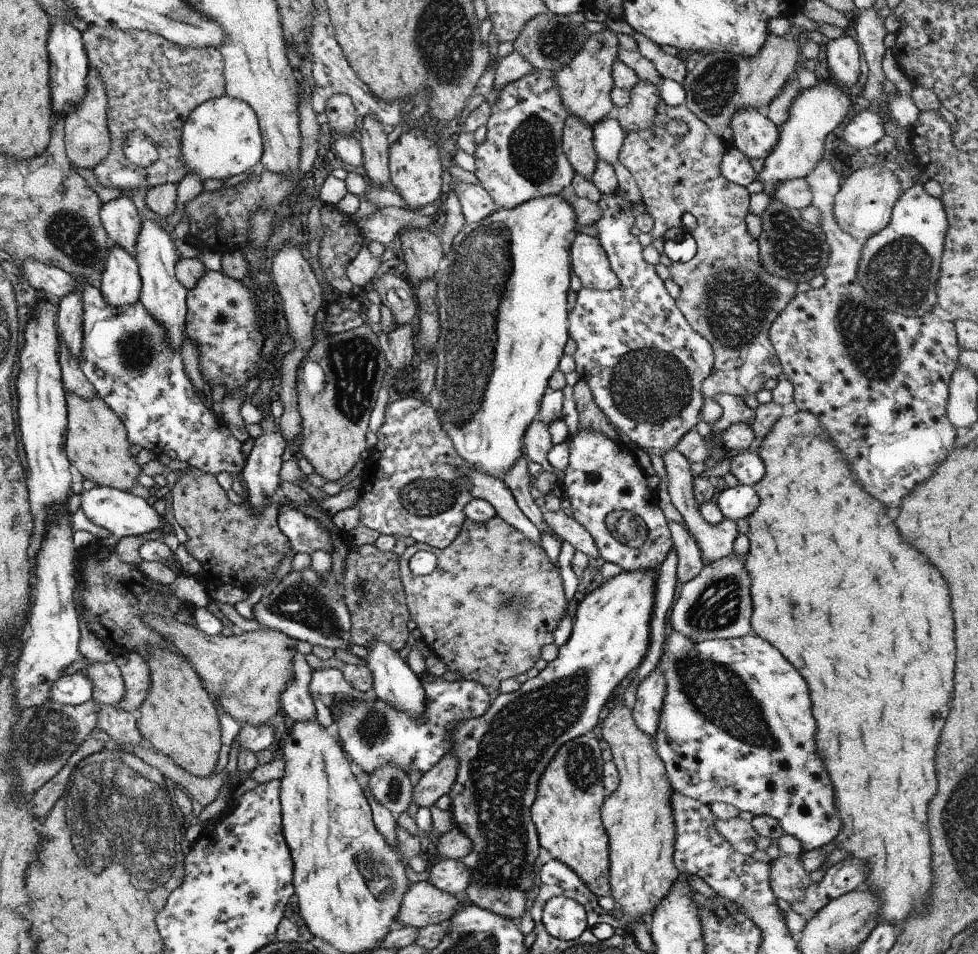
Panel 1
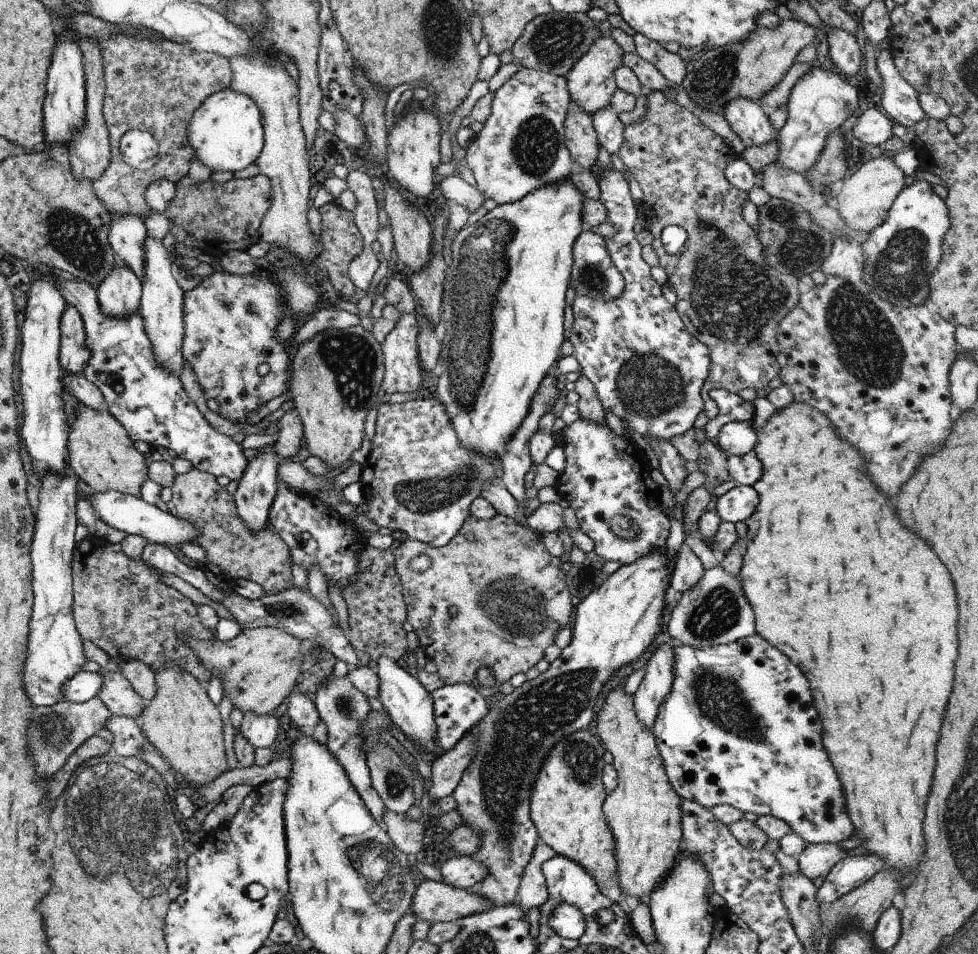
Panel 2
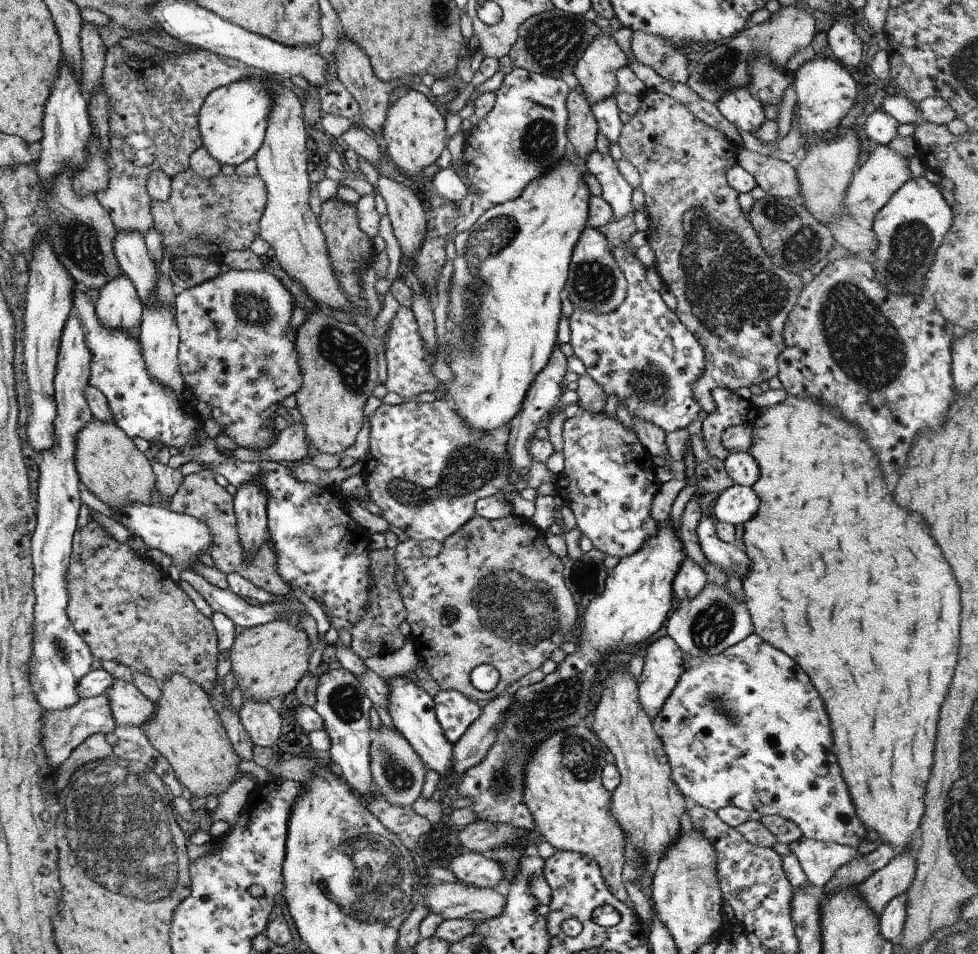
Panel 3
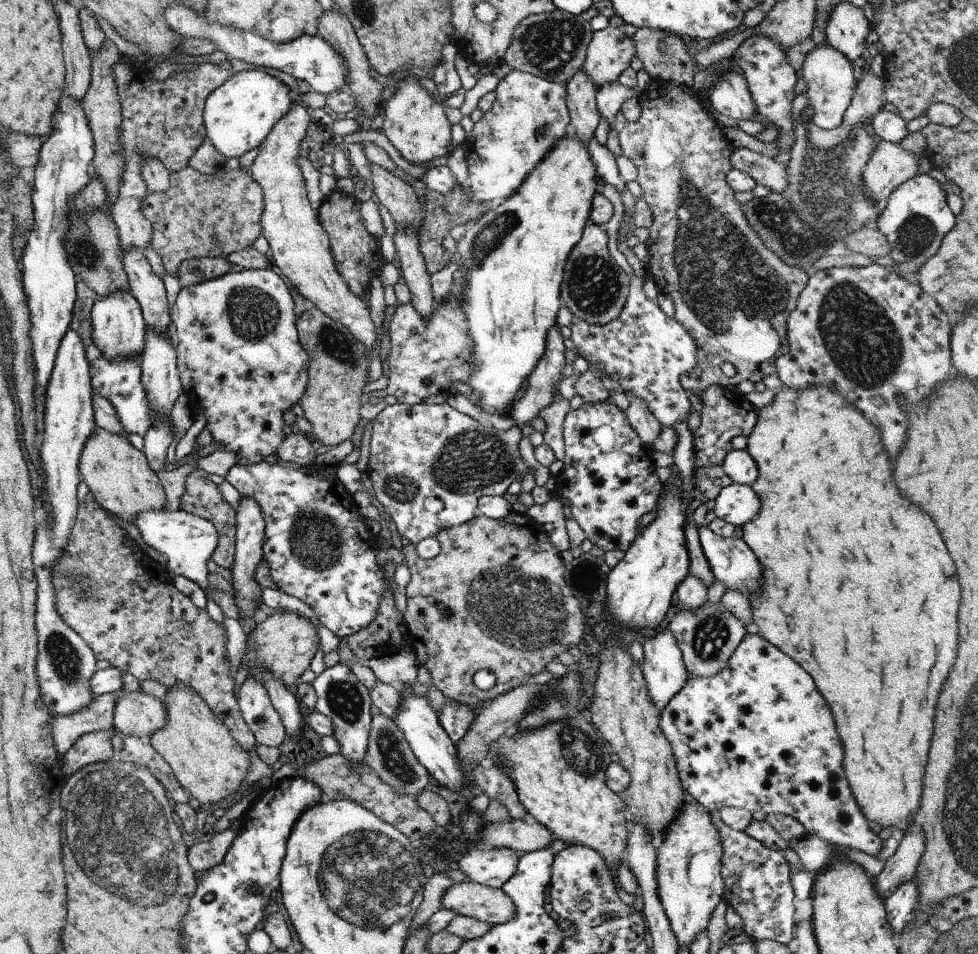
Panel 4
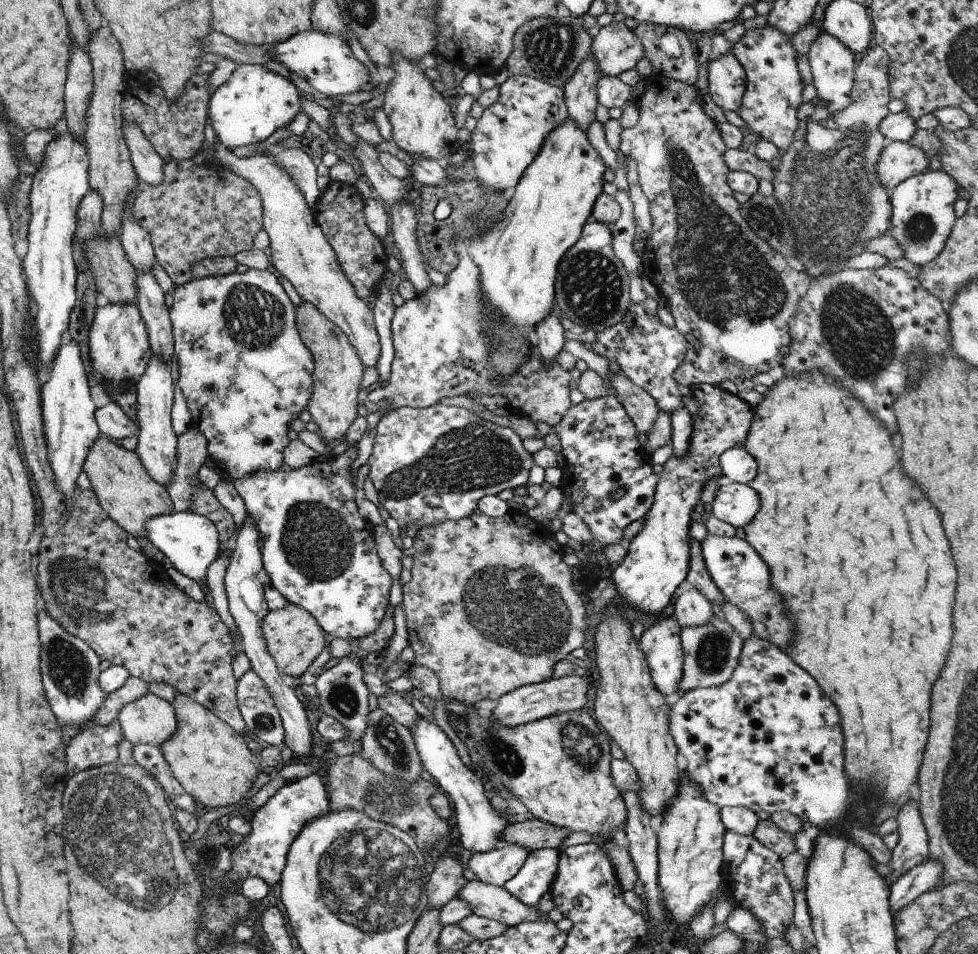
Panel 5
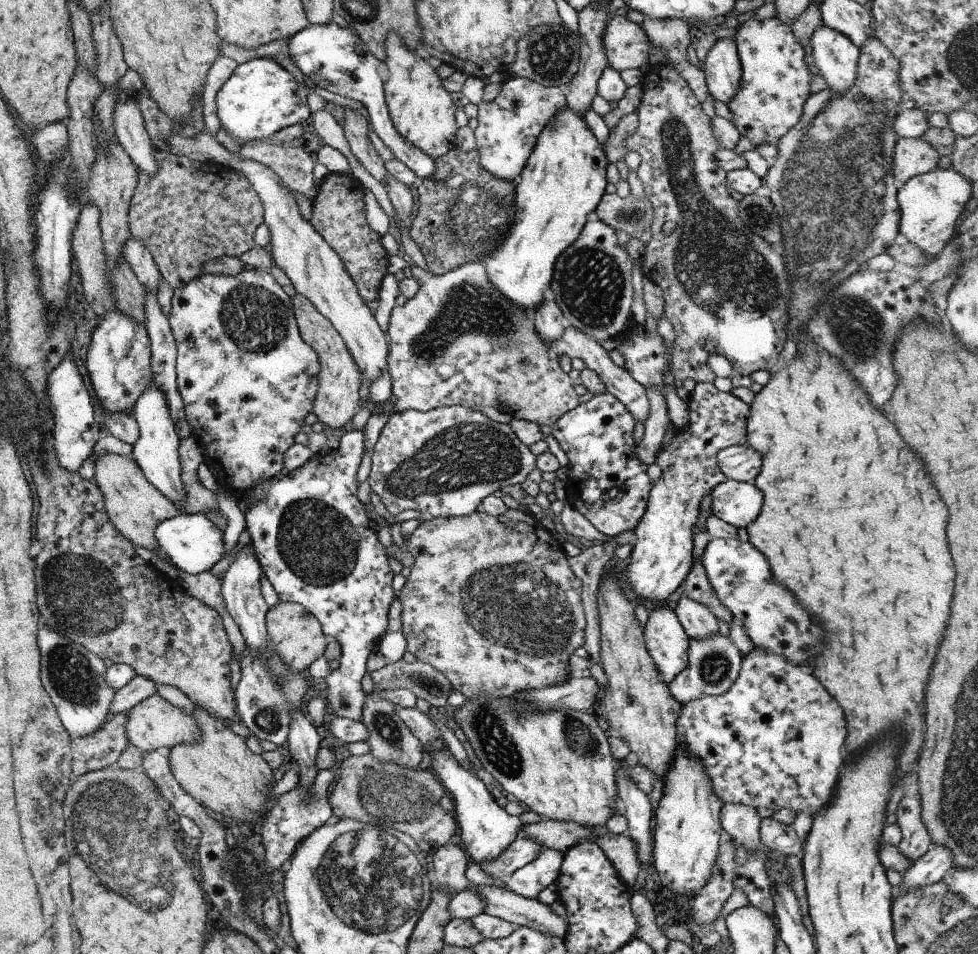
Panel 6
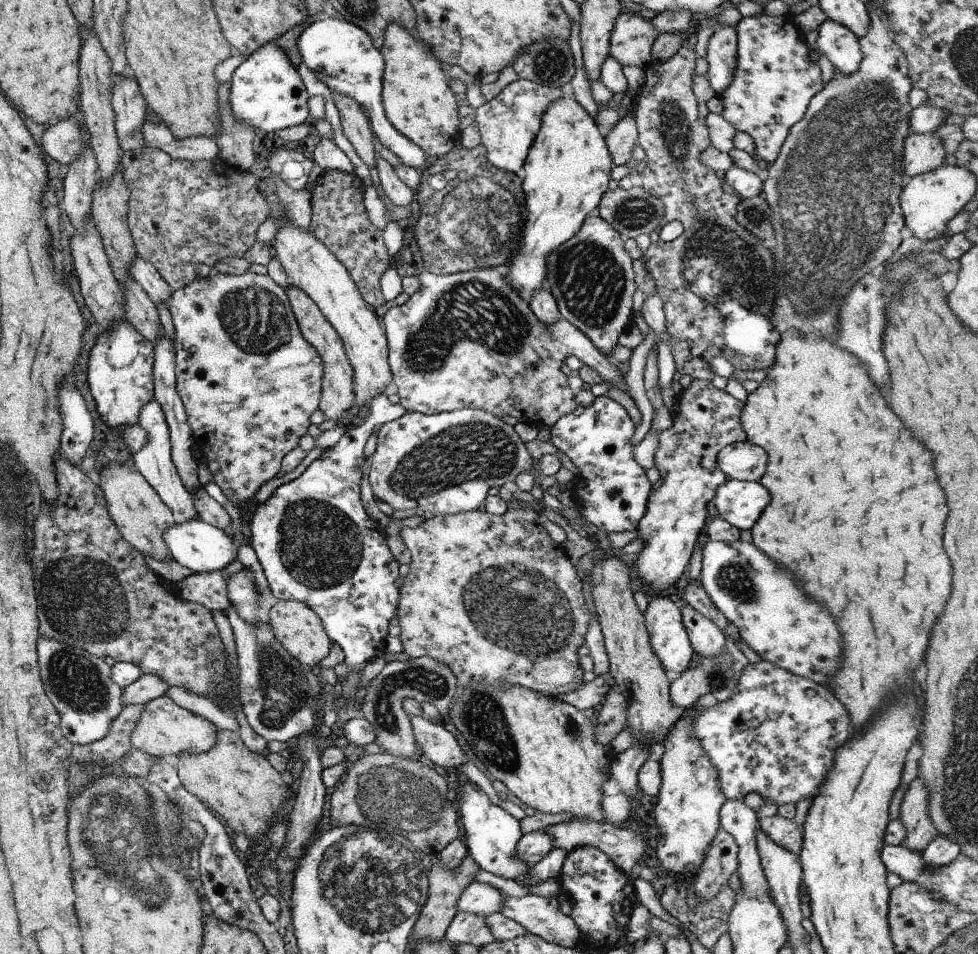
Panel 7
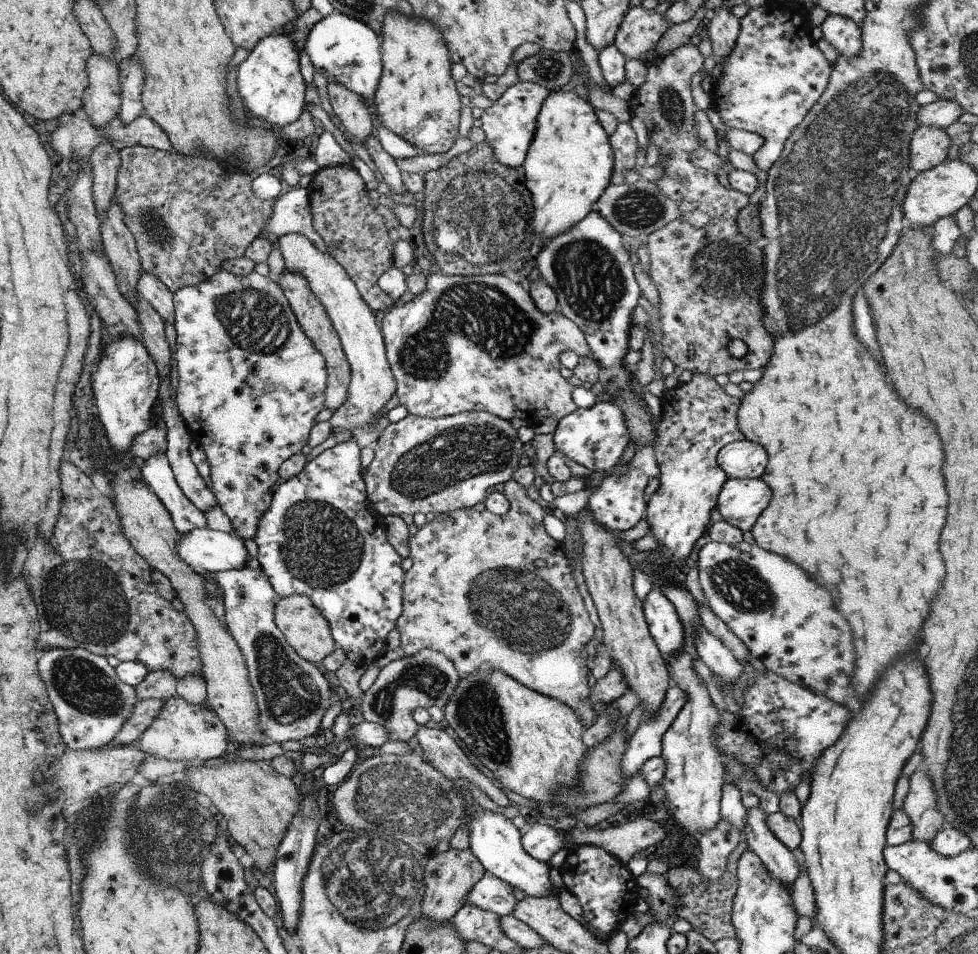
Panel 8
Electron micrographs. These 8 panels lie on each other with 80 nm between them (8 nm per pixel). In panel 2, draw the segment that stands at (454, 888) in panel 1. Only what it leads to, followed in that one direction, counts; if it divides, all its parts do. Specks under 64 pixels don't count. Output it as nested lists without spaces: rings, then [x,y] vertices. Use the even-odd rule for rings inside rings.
[[[455,855],[447,859],[439,868],[444,883],[468,889],[481,882],[488,874],[485,865],[474,861],[470,855]]]

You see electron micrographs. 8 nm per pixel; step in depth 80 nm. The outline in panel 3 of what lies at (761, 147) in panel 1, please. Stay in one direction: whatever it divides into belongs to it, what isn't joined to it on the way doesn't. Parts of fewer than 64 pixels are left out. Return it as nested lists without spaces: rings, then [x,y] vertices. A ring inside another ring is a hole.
[[[735,87],[724,92],[714,102],[714,107],[723,118],[751,135],[765,121],[762,104],[745,87]]]

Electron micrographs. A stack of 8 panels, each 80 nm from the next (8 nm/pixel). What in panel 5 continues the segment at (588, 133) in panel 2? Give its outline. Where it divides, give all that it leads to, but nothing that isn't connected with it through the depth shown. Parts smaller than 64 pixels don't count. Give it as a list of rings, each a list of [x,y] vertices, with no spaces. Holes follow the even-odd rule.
[[[589,50],[581,62],[578,62],[577,68],[569,80],[562,86],[563,102],[568,112],[568,118],[585,132],[595,120],[593,113],[597,104],[596,82],[601,74],[593,53]]]

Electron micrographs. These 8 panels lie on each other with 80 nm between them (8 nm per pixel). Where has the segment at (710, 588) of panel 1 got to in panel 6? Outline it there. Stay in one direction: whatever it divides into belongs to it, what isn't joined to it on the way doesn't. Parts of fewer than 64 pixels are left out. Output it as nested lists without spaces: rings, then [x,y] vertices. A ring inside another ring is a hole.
[[[719,633],[704,641],[688,639],[687,656],[688,661],[685,668],[666,684],[669,694],[680,705],[684,705],[701,695],[720,695],[729,690],[740,671],[740,662],[743,657],[731,639],[724,638]]]

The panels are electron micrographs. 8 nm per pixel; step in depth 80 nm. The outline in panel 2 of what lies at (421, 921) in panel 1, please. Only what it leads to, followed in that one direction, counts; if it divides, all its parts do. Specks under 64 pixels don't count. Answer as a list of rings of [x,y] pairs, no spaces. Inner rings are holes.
[[[427,879],[417,884],[409,913],[413,913],[417,921],[426,920],[433,924],[437,921],[461,920],[491,907],[495,907],[495,904],[485,897],[443,881]]]

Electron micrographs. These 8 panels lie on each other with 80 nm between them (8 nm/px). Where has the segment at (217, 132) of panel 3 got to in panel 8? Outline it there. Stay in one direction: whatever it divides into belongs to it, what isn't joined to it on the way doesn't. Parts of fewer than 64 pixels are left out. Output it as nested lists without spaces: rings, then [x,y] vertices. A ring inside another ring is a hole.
[[[271,34],[261,38],[253,50],[248,52],[247,58],[239,64],[239,68],[235,71],[237,76],[235,82],[237,92],[241,98],[241,104],[247,116],[261,118],[269,123],[269,128],[283,128],[287,124],[291,124],[293,120],[297,120],[303,114],[305,105],[305,84],[298,66],[298,54],[295,52],[293,42],[287,38],[287,34]]]

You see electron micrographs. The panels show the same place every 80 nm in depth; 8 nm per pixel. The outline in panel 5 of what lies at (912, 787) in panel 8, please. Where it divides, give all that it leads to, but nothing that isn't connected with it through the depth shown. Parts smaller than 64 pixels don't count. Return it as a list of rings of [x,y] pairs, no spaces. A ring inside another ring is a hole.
[[[911,799],[909,802],[905,802],[904,805],[901,805],[901,808],[897,811],[895,820],[897,823],[896,833],[898,834],[898,841],[891,850],[892,857],[887,865],[887,868],[892,871],[889,875],[886,874],[883,877],[888,886],[913,865],[918,865],[928,858],[928,838],[925,827],[920,819],[918,802]]]

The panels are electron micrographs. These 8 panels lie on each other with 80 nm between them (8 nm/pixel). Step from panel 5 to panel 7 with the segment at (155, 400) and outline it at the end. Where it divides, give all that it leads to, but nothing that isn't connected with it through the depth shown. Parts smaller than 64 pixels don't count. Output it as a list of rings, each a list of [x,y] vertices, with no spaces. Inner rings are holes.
[[[151,400],[145,403],[140,408],[137,424],[147,431],[148,437],[146,445],[141,448],[139,452],[132,455],[133,464],[137,468],[137,472],[145,479],[145,482],[153,488],[161,502],[169,507],[172,514],[174,524],[180,525],[181,523],[190,520],[200,520],[197,516],[194,504],[192,503],[192,496],[185,490],[181,484],[177,471],[171,462],[170,457],[170,442],[169,431],[161,410],[161,407]]]

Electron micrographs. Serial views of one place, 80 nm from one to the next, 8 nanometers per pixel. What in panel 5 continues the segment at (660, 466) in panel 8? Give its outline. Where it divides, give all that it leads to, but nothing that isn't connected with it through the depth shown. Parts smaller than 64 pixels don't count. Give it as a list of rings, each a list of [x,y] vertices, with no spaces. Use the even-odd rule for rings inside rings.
[[[701,383],[691,395],[698,409],[692,420],[689,442],[682,457],[669,456],[654,488],[653,502],[643,517],[641,530],[629,542],[623,560],[612,570],[615,590],[627,603],[644,614],[657,614],[669,604],[675,588],[686,578],[689,564],[688,528],[699,512],[702,488],[709,479],[721,476],[719,455],[743,444],[753,408],[737,395],[719,386]]]

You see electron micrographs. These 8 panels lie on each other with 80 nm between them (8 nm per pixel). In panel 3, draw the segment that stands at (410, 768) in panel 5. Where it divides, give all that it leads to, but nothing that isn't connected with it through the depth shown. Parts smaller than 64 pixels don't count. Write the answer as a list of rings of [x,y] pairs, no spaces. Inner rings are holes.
[[[381,724],[376,732],[377,736],[370,742],[368,754],[372,782],[392,805],[400,807],[411,805],[420,795],[426,766],[394,727]]]

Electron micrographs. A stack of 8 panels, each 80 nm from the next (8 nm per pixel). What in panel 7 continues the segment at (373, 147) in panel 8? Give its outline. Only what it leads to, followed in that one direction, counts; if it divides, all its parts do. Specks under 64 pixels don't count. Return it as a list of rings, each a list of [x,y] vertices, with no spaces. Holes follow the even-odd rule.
[[[379,153],[374,154],[374,165],[377,170],[379,184],[384,192],[384,200],[397,206],[405,206],[411,202],[411,189],[407,188],[396,175],[394,168],[387,163]]]

